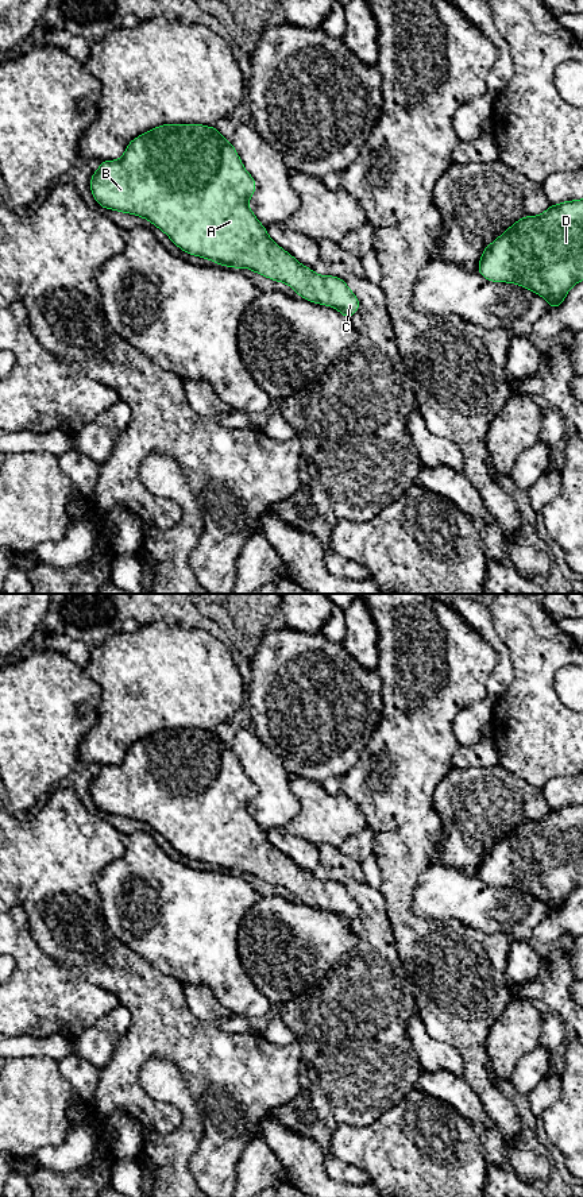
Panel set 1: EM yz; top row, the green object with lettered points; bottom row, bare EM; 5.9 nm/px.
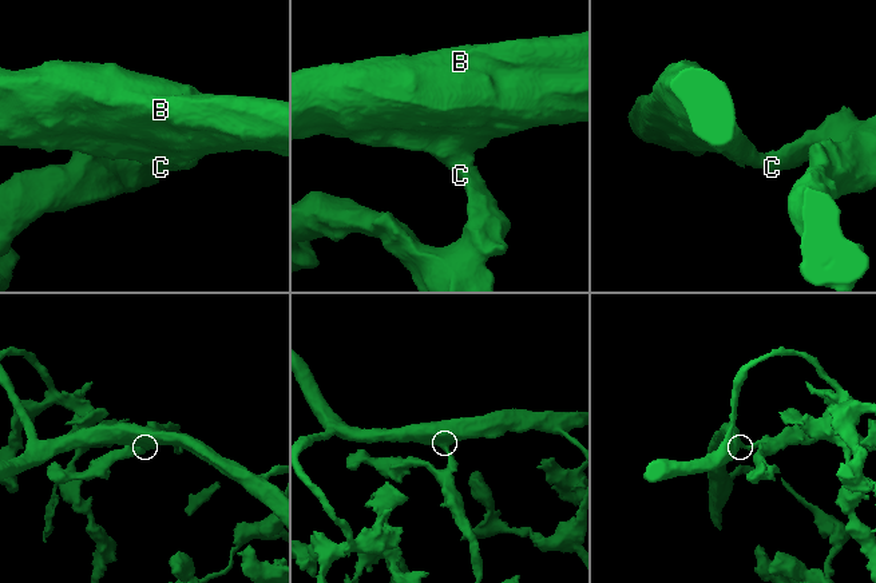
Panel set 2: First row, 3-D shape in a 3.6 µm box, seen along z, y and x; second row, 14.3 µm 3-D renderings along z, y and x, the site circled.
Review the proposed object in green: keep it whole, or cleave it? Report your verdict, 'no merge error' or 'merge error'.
no merge error

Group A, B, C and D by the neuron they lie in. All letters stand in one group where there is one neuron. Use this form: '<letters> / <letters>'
A B C D

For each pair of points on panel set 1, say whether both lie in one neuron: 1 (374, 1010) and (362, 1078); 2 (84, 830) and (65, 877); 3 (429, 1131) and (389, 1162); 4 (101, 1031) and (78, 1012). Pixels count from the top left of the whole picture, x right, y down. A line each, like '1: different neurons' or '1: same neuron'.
1: same neuron
2: same neuron
3: same neuron
4: different neurons

